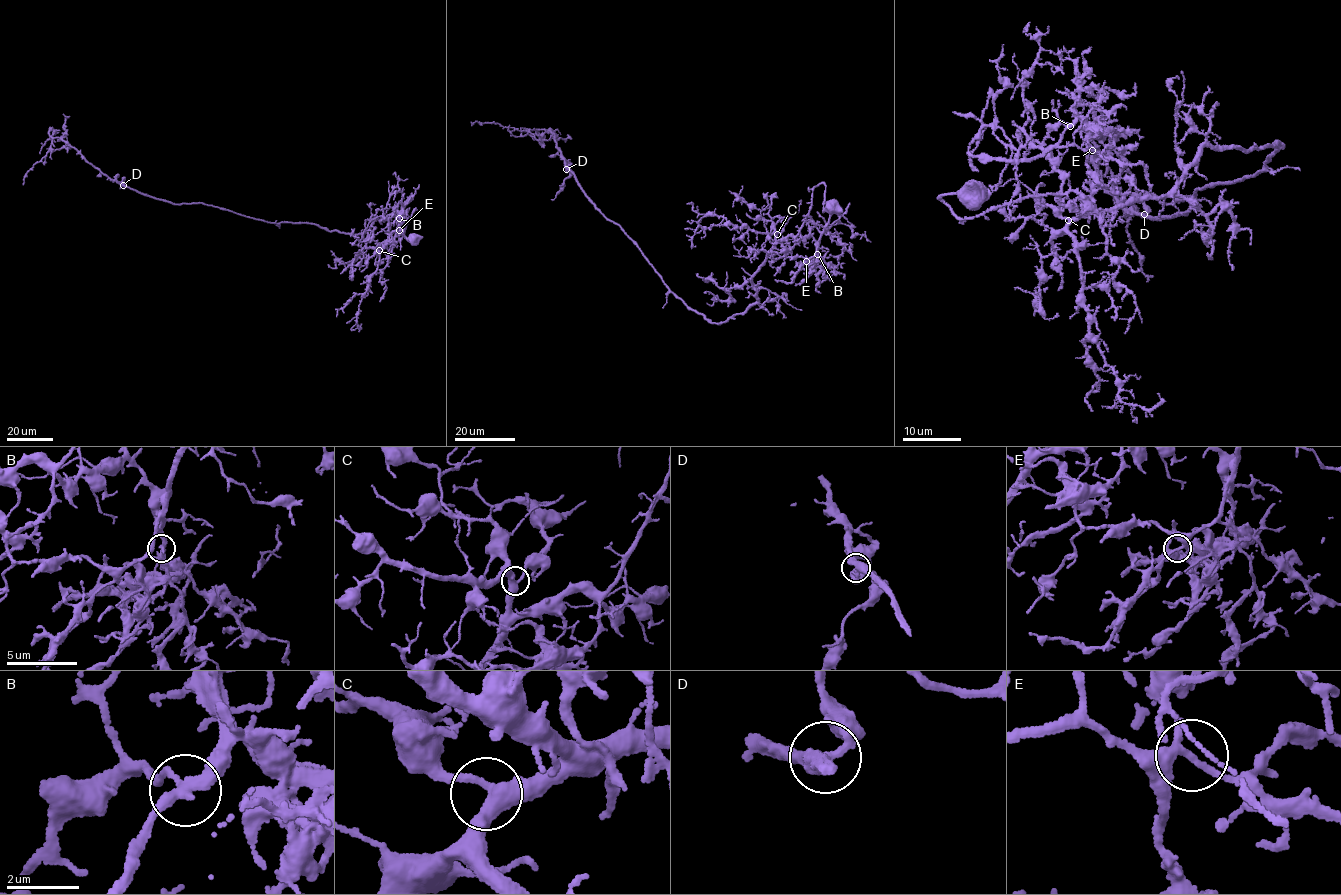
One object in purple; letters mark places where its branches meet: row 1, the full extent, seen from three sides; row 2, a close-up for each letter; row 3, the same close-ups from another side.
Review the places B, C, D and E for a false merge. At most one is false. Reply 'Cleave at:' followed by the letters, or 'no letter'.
Cleave at: B

